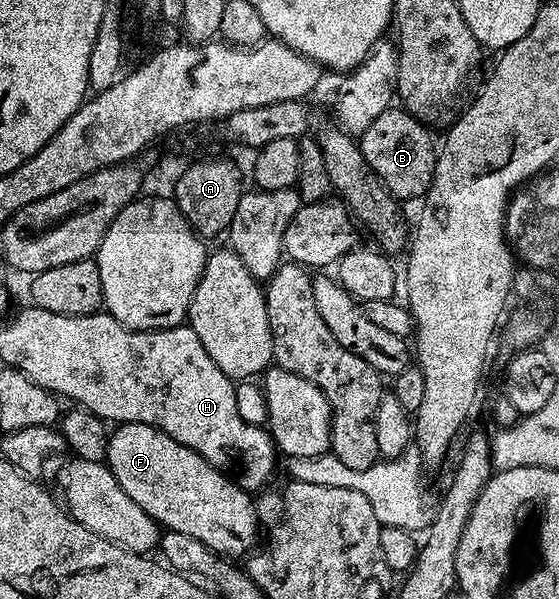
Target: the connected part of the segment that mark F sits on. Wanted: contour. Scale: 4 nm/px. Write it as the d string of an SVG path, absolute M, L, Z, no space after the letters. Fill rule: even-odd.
M124 422L115 430L118 431L110 434L105 463L116 476L116 480L120 480L120 488L124 488L124 492L128 492L128 496L132 496L132 500L136 500L136 504L140 504L140 508L144 508L144 512L148 512L148 516L152 516L155 522L166 530L184 532L184 536L200 540L200 544L223 556L246 556L259 545L260 527L255 499L247 491L240 489L234 479L223 474L196 452L192 452L192 448L180 445L172 440L172 436L154 426L143 422Z

